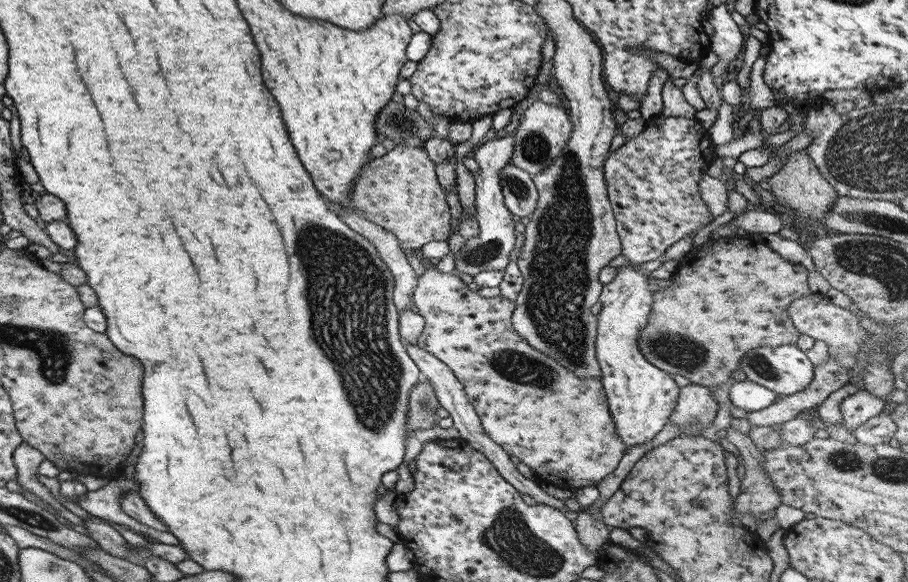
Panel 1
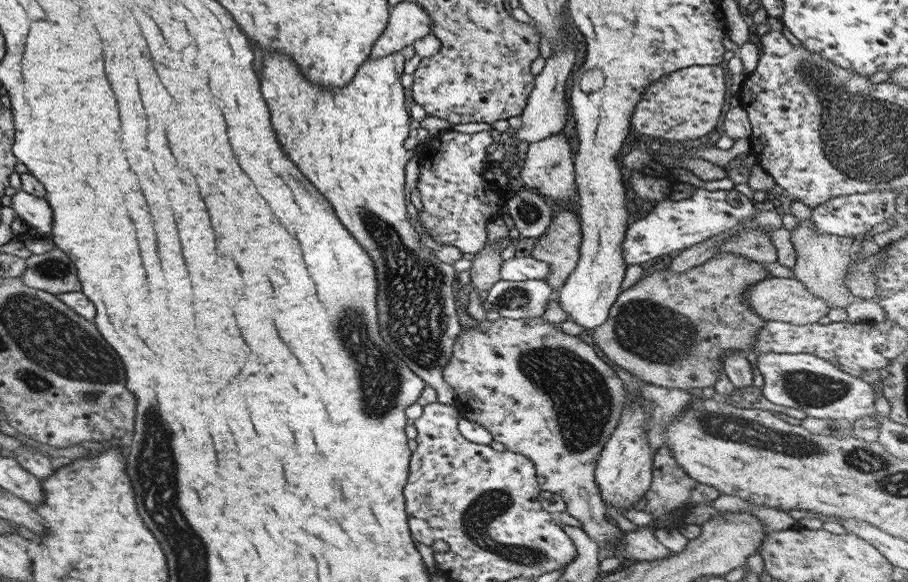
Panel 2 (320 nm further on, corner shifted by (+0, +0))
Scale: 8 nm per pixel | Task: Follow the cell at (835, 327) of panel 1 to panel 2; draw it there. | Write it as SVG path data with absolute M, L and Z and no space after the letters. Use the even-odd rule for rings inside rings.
M768 278L763 282L757 282L745 292L744 302L746 302L750 310L764 318L764 320L776 320L777 322L794 325L817 322L829 310L824 300L811 295L794 278Z

